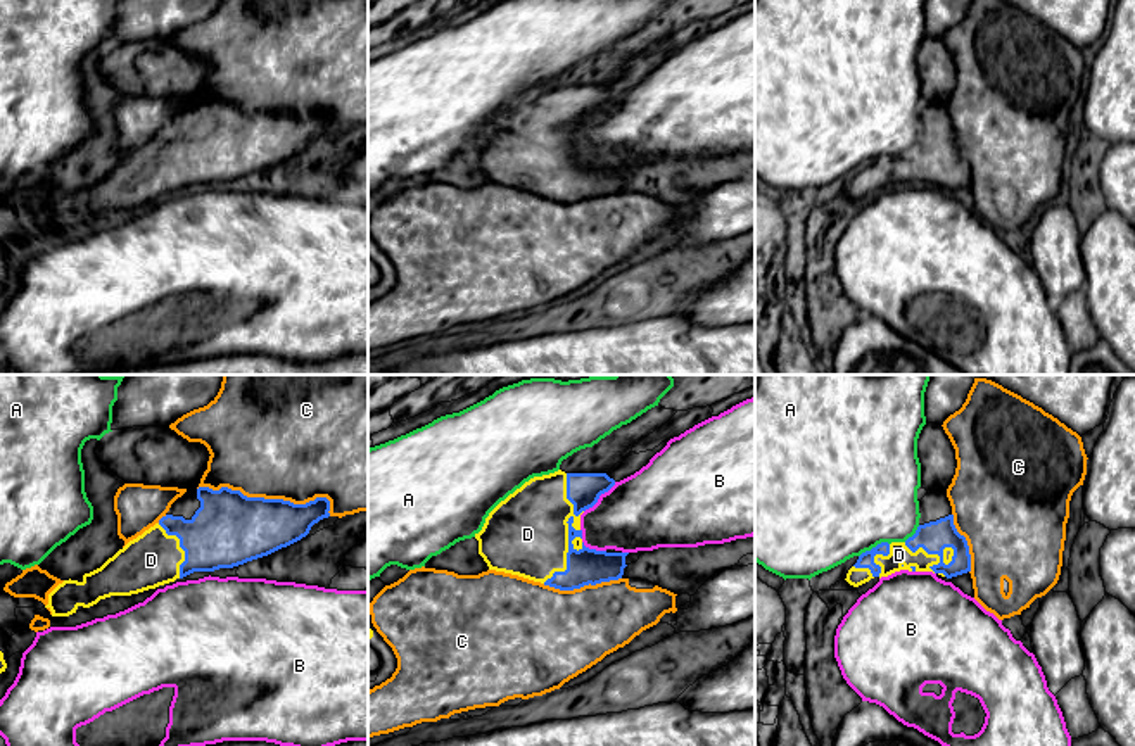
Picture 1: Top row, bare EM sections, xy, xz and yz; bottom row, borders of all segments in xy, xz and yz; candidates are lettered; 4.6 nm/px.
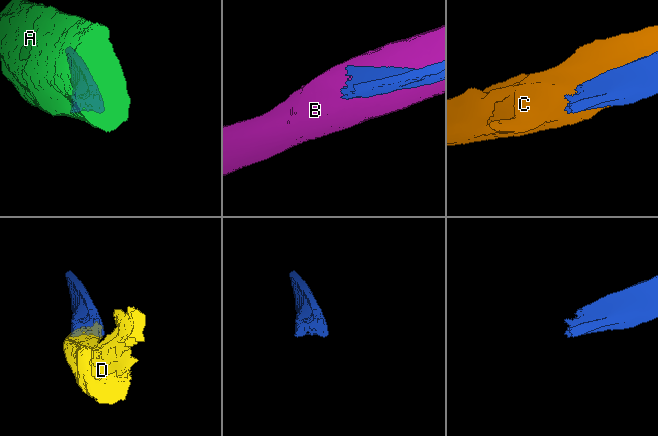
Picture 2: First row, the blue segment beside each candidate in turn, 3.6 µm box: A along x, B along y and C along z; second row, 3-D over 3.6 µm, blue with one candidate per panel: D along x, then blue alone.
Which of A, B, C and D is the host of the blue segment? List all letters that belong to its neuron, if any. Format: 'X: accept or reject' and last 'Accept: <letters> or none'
A: reject
B: reject
C: reject
D: accept
Accept: D

